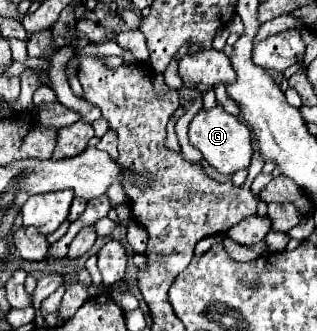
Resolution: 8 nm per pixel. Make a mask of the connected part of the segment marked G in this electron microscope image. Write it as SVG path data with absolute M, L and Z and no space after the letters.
M213 106L209 110L201 108L189 126L189 142L203 154L203 158L215 166L221 174L233 174L251 164L253 146L251 146L251 130L233 114L225 112L223 106Z

